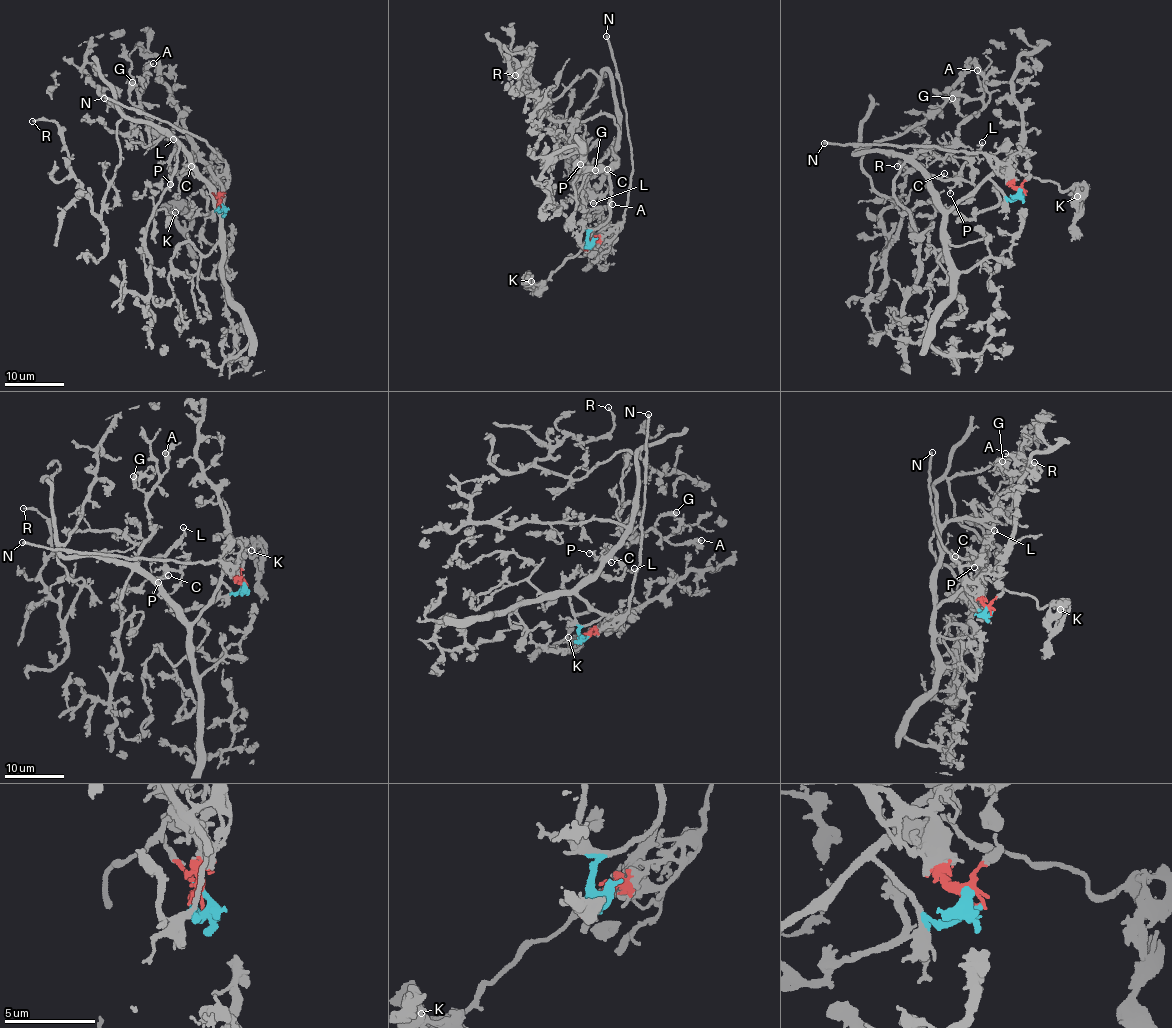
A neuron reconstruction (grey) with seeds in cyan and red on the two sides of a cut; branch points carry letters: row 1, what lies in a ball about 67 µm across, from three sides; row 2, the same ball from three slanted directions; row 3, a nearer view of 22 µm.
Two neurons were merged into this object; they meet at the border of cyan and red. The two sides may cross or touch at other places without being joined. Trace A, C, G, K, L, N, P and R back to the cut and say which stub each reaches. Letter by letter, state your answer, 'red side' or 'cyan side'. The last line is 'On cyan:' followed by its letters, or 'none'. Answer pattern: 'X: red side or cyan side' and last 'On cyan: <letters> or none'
A: cyan side
C: cyan side
G: cyan side
K: red side
L: cyan side
N: red side
P: cyan side
R: cyan side
On cyan: A, C, G, L, P, R

